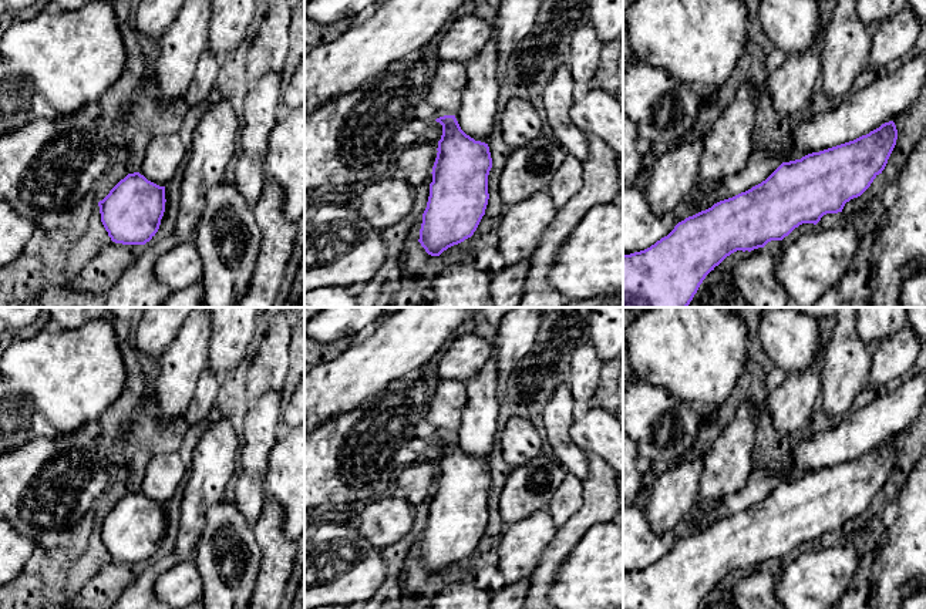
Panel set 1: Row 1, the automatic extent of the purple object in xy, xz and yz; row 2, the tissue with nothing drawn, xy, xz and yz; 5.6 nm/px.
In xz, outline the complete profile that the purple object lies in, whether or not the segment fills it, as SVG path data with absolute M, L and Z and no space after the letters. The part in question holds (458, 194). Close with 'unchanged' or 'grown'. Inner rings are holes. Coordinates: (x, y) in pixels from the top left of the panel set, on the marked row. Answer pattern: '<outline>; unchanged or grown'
M474 0L474 16L494 27L484 48L467 63L468 85L455 115L435 121L442 125L432 166L430 196L422 213L418 242L431 256L471 238L488 205L488 175L492 158L488 147L498 115L501 75L498 67L498 9Z; grown

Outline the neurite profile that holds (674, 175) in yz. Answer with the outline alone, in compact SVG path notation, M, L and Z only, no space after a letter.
M703 138L687 139L657 158L646 188L647 201L656 215L673 212L691 195L703 149Z

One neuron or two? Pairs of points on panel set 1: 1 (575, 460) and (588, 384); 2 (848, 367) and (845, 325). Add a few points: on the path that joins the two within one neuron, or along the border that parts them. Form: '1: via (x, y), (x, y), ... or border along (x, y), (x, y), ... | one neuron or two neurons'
1: border along (568, 382), (575, 400) | two neurons
2: via (845, 357), (845, 335) | one neuron

